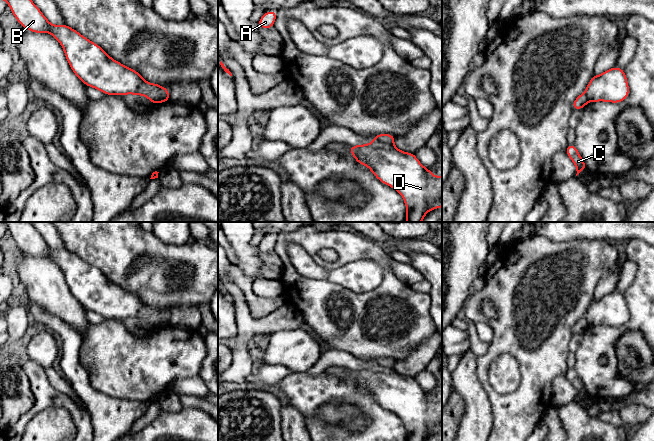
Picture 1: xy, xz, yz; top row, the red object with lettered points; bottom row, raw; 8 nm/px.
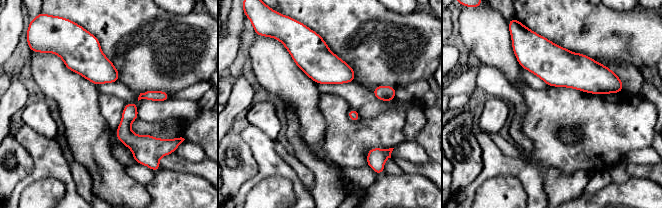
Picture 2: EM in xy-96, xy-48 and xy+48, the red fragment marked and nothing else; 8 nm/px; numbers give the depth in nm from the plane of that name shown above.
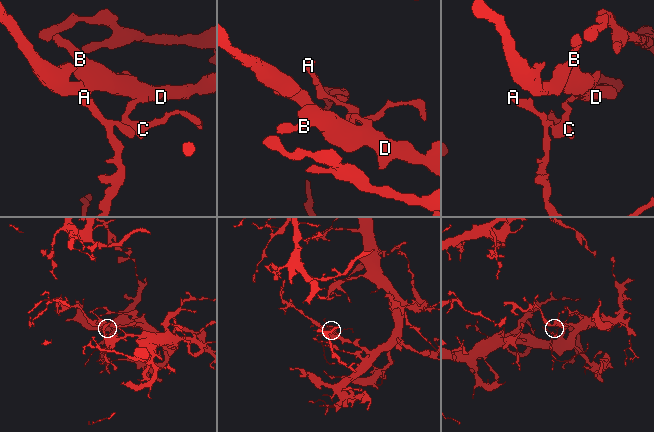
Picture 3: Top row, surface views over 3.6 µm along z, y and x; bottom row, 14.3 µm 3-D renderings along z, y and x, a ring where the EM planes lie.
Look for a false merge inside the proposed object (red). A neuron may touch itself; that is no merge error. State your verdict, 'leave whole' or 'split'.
split

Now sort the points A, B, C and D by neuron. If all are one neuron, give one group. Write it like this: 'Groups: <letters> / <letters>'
Groups: A C / B D

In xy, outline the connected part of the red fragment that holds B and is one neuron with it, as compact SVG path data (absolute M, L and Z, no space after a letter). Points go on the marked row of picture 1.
M32 0L6 1L22 27L34 33L49 32L58 40L72 71L84 85L106 95L145 96L151 103L169 95L169 89L145 81L136 70L117 62L73 28L52 25Z

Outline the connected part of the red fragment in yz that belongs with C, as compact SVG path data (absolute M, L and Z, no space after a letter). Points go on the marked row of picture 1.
M568 144L565 151L576 166L577 176L585 168L585 163L574 144Z

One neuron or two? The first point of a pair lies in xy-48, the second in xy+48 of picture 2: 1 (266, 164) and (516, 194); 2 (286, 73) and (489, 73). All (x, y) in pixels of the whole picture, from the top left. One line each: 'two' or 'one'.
1: two
2: two

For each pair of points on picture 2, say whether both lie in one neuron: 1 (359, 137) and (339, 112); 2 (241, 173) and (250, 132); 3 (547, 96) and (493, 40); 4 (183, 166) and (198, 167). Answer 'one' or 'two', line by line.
1: one
2: two
3: two
4: one

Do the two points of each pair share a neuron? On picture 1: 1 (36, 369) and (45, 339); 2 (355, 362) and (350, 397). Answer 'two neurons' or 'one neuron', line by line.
1: two neurons
2: two neurons

